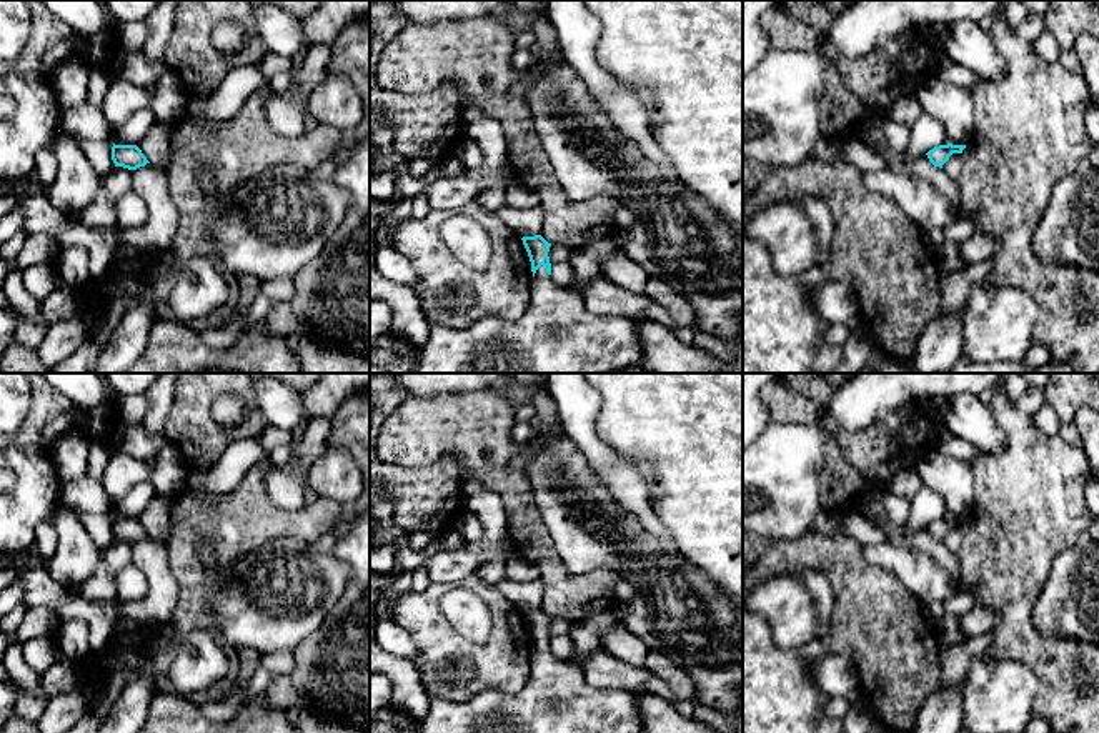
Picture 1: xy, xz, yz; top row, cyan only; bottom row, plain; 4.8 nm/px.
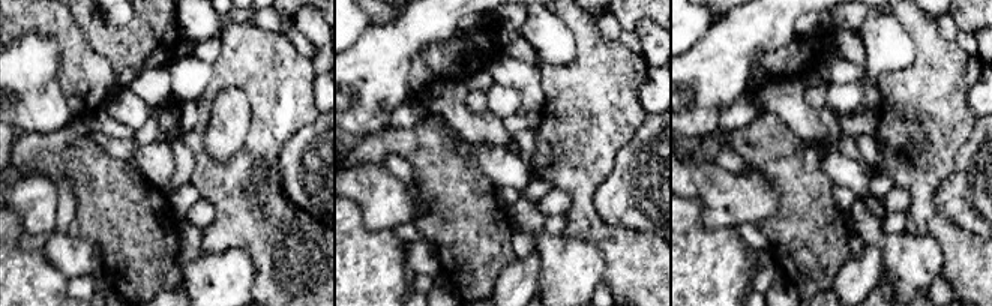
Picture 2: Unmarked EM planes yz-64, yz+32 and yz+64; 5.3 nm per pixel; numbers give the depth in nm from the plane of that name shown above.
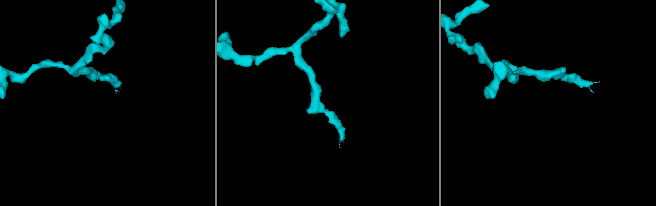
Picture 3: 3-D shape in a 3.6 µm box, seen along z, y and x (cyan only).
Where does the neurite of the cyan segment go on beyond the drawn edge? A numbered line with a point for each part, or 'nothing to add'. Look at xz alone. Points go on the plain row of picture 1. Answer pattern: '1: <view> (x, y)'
1: xz (556, 698)

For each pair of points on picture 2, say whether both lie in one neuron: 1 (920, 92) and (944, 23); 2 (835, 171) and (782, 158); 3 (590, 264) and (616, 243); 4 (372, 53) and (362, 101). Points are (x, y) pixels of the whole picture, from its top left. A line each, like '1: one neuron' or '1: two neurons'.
1: two neurons
2: two neurons
3: two neurons
4: one neuron

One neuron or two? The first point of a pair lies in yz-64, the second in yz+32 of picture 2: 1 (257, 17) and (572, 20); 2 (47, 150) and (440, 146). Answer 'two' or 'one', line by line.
1: two
2: one

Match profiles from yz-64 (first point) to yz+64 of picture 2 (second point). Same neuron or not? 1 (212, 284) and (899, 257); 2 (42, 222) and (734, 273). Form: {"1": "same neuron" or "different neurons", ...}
{"1": "same neuron", "2": "different neurons"}

